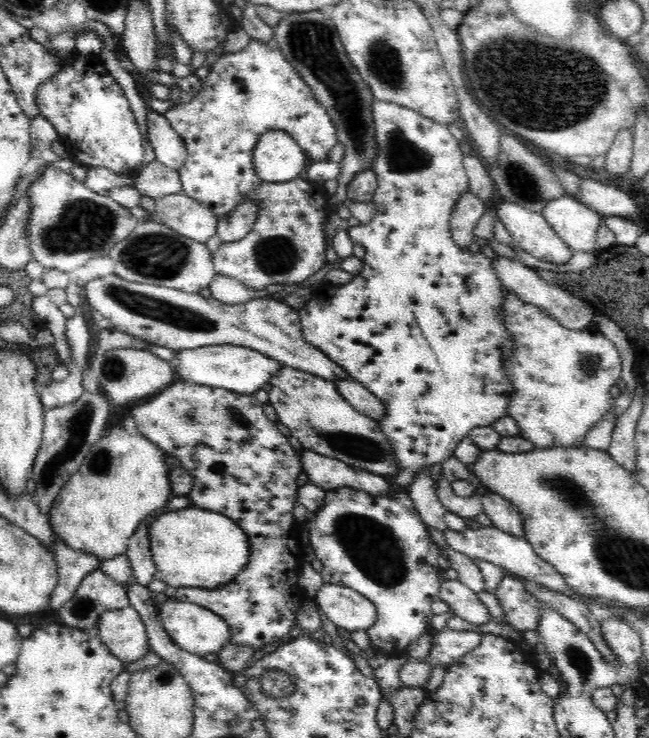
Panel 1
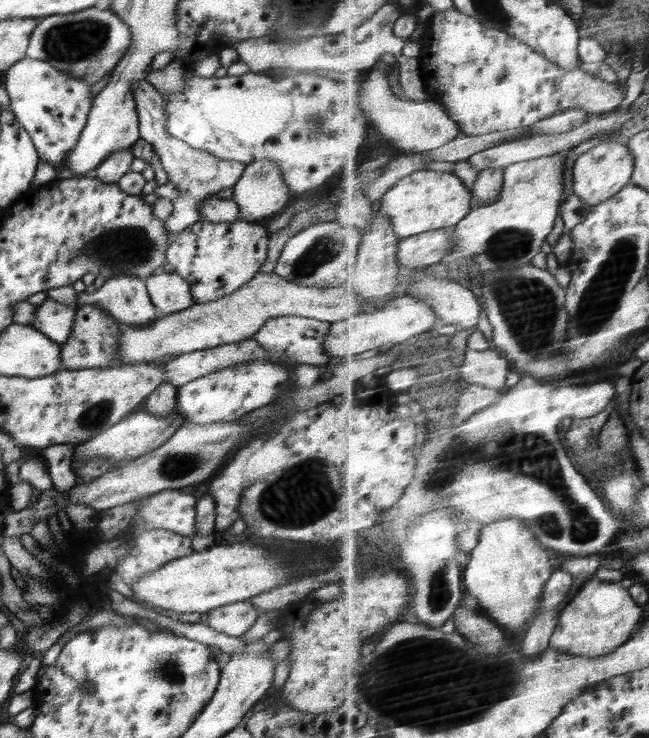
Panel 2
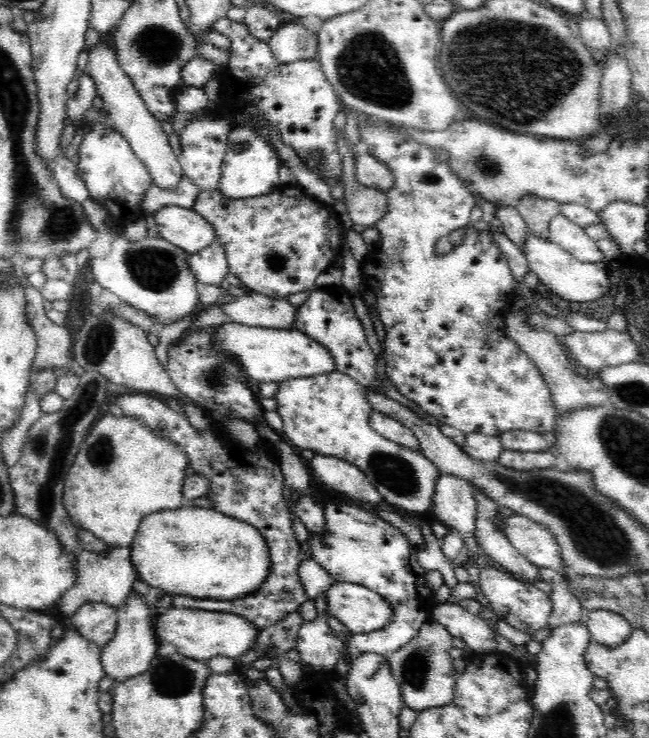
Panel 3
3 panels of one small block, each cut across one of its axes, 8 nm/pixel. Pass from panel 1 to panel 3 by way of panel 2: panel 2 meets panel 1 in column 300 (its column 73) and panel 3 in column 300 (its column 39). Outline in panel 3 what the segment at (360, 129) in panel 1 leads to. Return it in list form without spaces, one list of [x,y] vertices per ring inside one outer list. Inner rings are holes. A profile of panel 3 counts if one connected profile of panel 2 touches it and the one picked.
[[[290,20],[278,27],[268,46],[274,58],[282,64],[312,60],[317,58],[318,35],[301,23]]]

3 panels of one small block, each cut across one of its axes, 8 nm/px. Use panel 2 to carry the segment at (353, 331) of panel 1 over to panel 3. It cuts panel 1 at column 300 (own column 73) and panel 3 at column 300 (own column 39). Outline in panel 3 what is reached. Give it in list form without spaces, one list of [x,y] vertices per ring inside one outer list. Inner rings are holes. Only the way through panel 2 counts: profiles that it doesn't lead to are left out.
[[[342,286],[309,291],[304,302],[296,303],[296,318],[288,328],[302,332],[326,347],[332,353],[336,371],[352,377],[362,386],[368,388],[376,378],[379,371],[377,357],[366,341],[364,326],[356,316],[354,305],[347,298]]]

